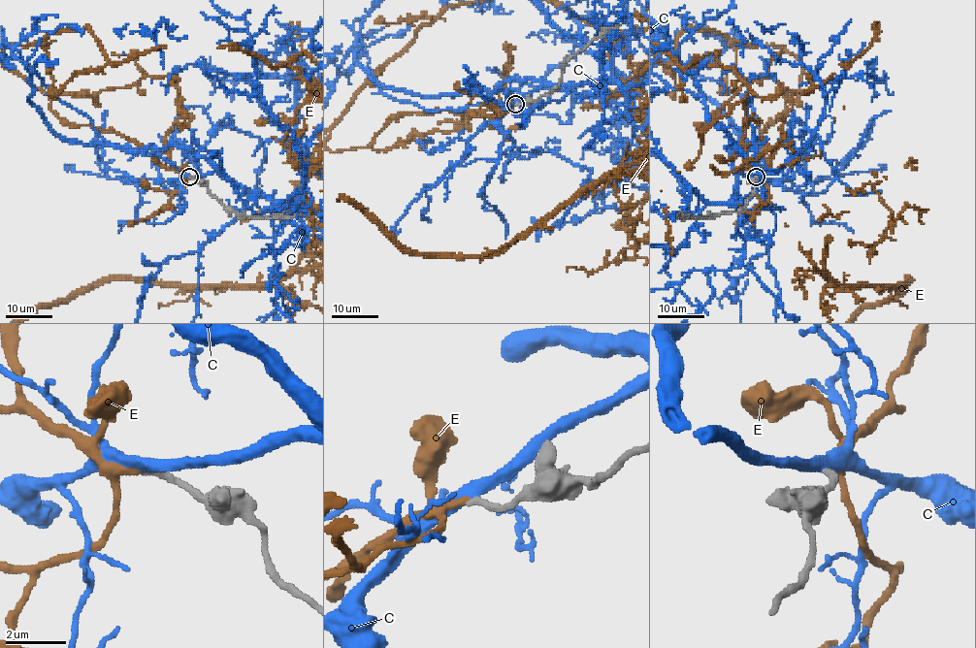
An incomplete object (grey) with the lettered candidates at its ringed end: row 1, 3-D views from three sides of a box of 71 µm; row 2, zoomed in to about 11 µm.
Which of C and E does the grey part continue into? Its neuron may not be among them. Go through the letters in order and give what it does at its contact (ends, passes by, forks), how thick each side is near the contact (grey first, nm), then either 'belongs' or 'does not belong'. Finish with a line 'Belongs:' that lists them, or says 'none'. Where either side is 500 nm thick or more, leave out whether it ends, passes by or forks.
C: it passes by | 240/400 nm | does not belong
E: it ends | 240/220 nm | belongs
Belongs: E

